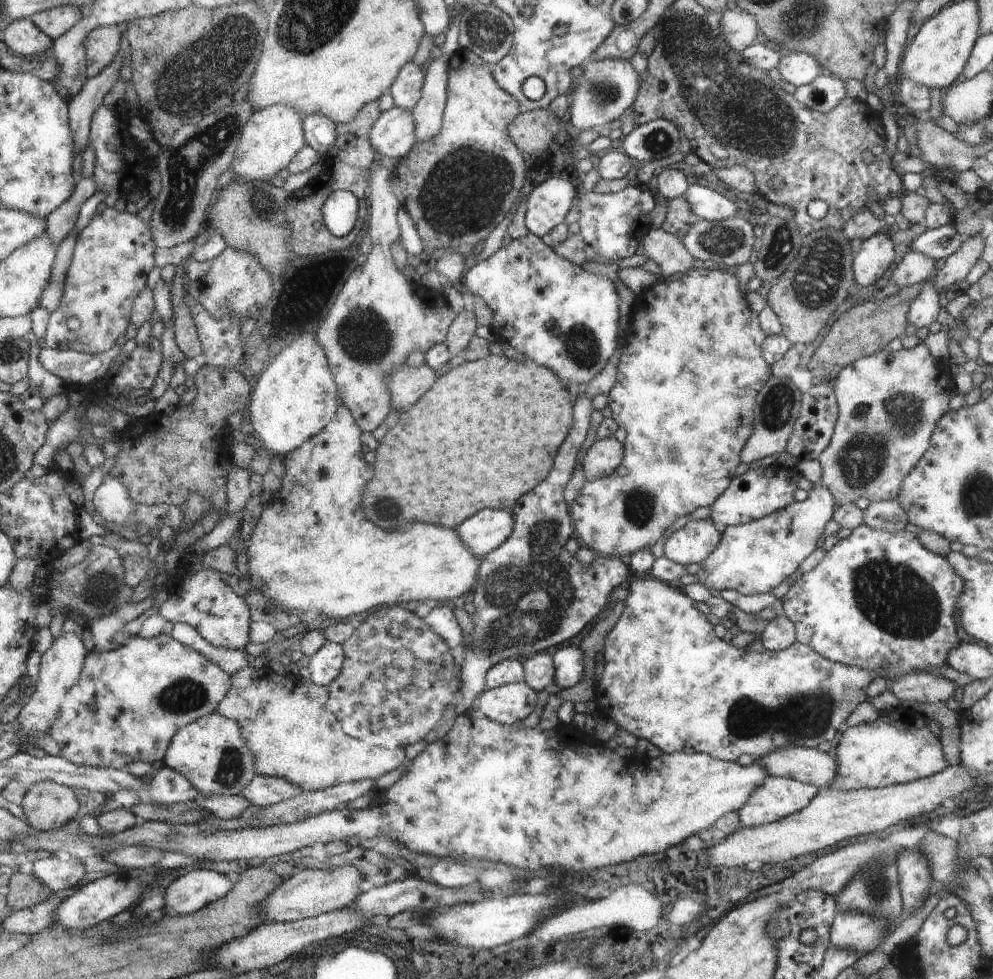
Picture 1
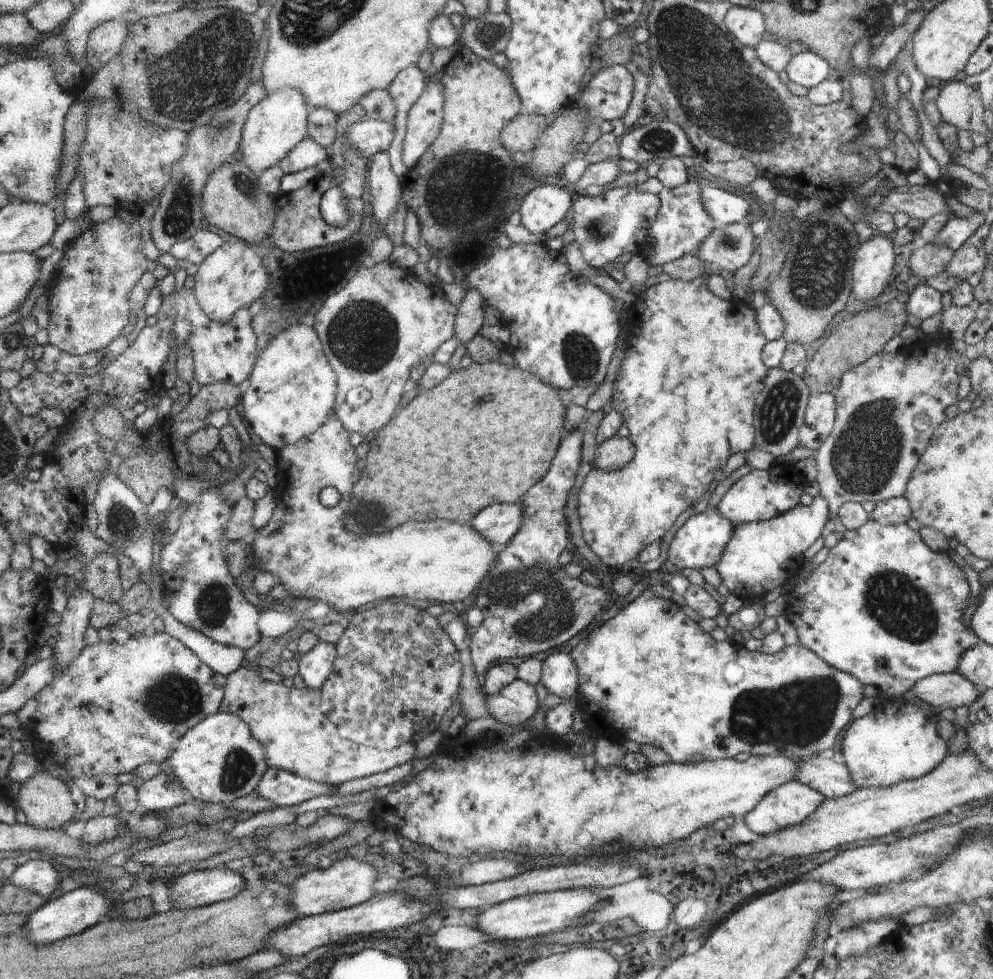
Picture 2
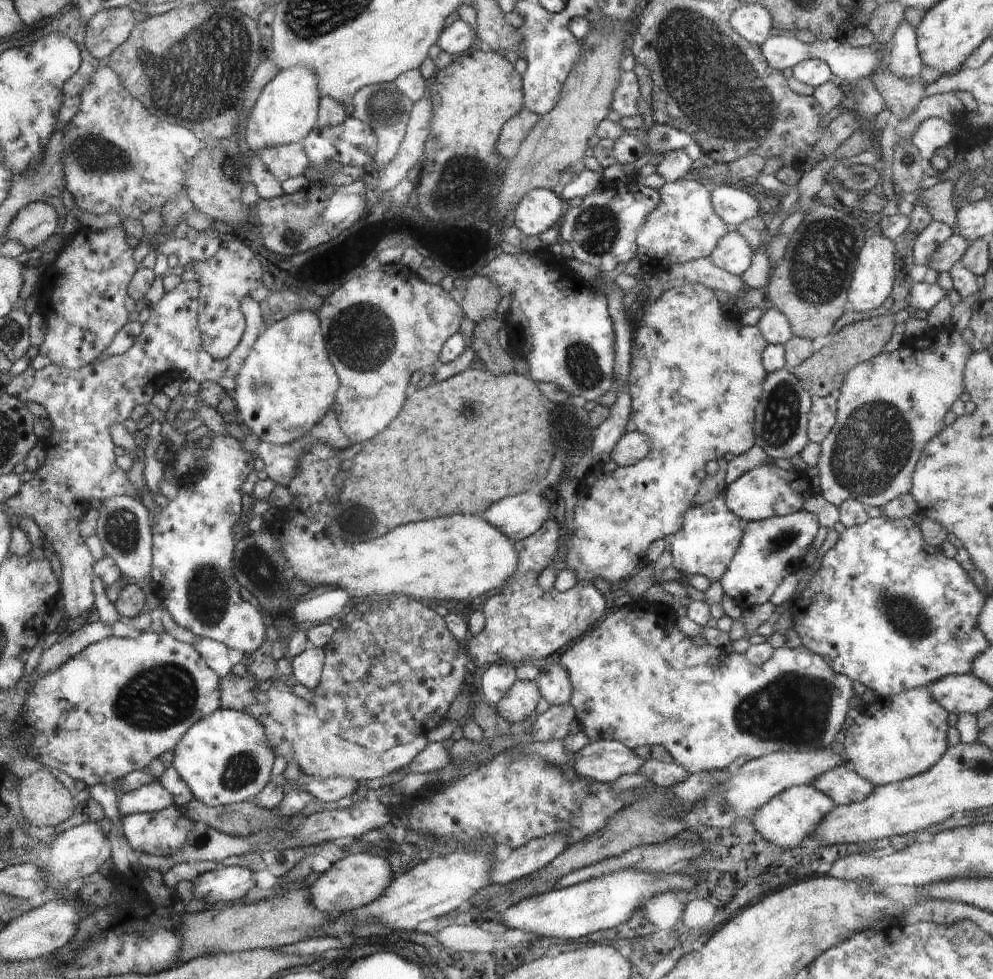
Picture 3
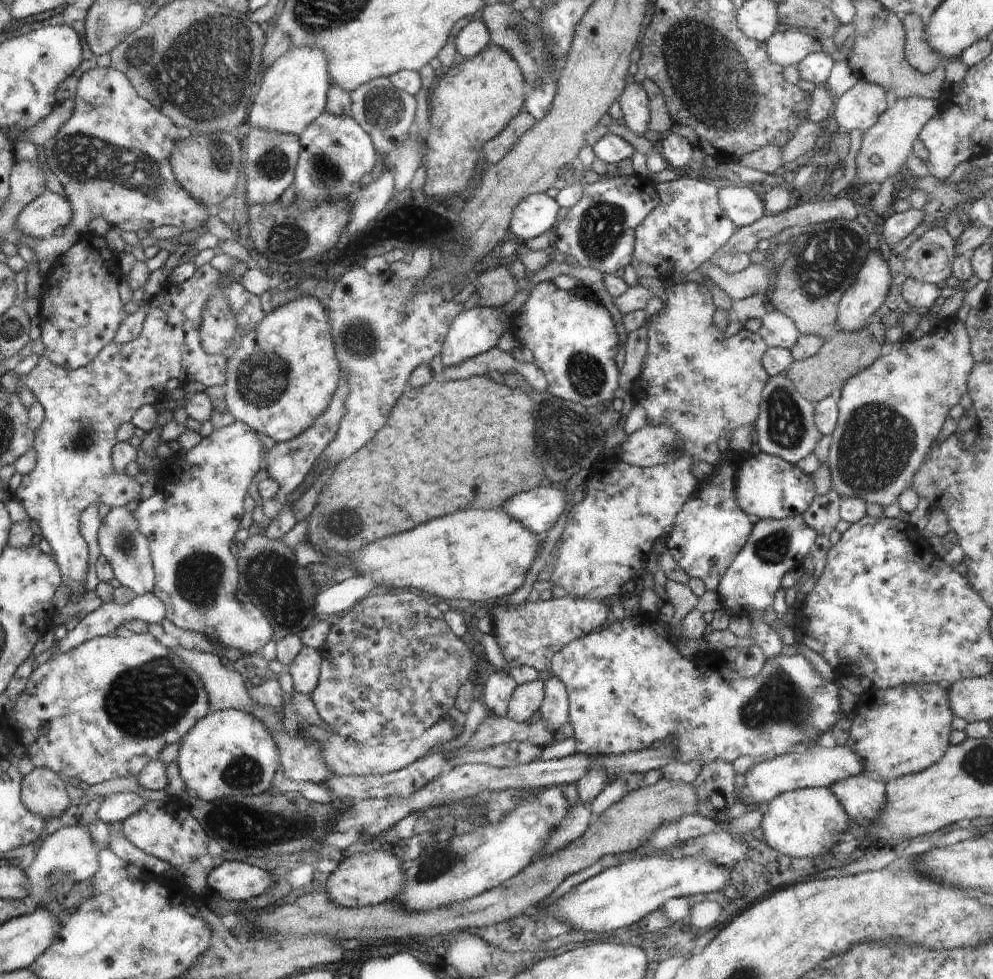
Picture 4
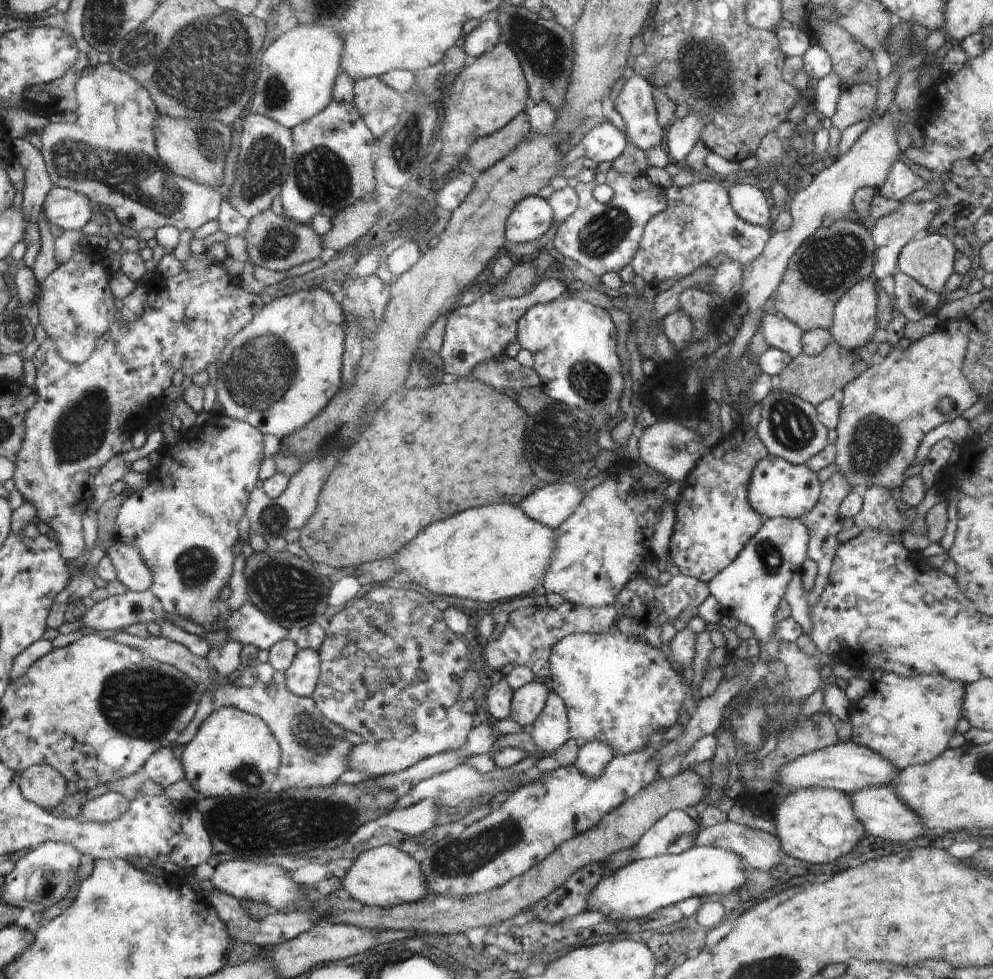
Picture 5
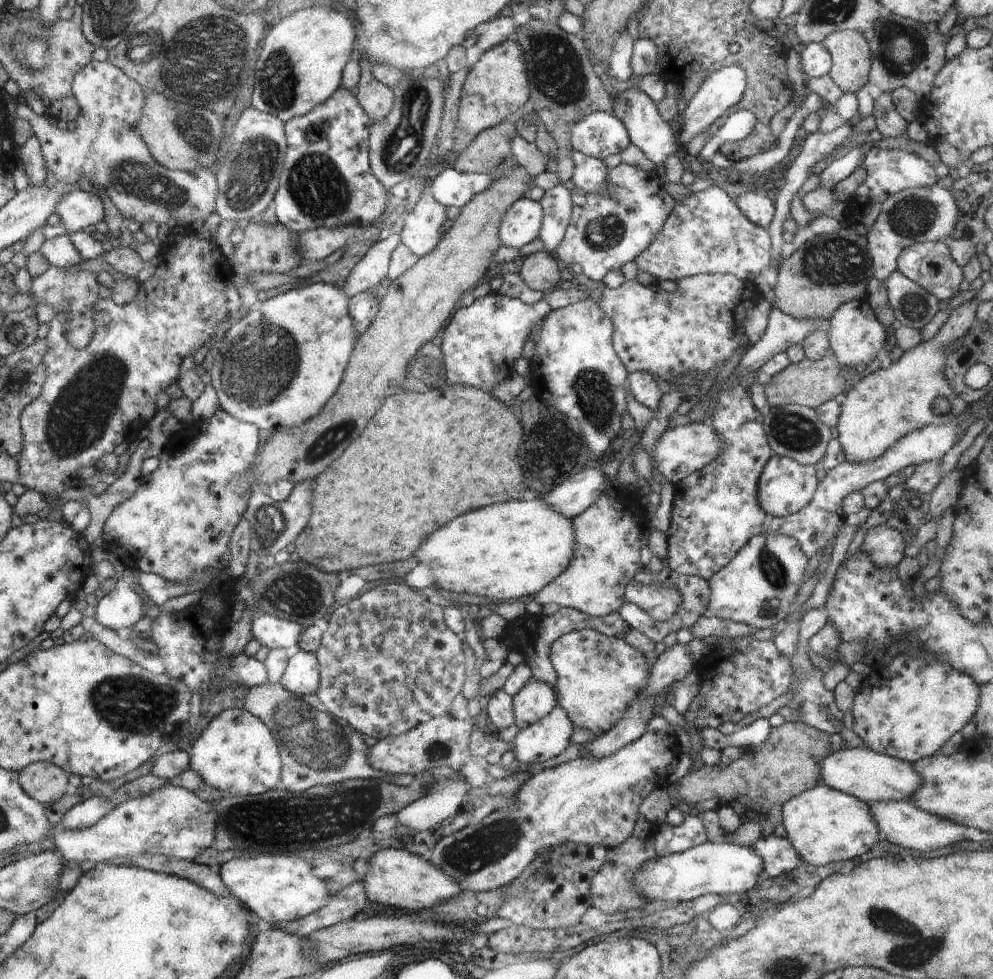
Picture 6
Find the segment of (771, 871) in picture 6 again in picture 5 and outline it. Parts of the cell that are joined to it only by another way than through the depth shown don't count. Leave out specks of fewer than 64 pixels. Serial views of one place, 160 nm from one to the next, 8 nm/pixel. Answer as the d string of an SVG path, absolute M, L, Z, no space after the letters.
M730 821L697 832L695 844L703 847L728 848L750 868L769 871L780 862L782 852L775 835Z

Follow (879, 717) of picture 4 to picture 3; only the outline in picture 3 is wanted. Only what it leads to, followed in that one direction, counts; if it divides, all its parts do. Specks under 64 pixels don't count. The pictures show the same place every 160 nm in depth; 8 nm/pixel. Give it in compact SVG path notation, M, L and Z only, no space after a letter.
M918 687L915 689L908 689L902 691L897 695L892 695L889 697L879 697L872 704L865 704L859 709L859 714L854 718L854 724L850 726L845 733L844 738L844 750L846 750L847 760L850 766L856 771L856 774L859 774L861 777L864 777L868 782L871 782L874 786L876 785L885 785L888 783L895 783L904 779L909 779L910 777L915 777L916 775L926 772L929 768L932 768L936 762L942 758L942 755L946 752L946 749L949 747L947 745L947 730L949 729L948 718L949 712L946 712L942 706L940 706L929 693L929 690L926 687Z

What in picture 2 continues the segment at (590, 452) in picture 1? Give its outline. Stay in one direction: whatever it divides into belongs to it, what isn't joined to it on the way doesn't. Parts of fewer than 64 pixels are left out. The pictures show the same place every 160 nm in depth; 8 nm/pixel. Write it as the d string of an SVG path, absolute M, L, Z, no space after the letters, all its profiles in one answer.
M613 436L598 445L593 466L616 471L627 466L635 456L635 444L629 438Z

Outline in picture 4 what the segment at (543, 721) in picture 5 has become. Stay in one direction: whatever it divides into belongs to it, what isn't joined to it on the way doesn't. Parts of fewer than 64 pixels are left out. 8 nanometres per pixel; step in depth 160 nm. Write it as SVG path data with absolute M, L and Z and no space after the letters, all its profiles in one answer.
M551 676L544 684L545 695L539 711L546 729L554 733L569 720L569 698L565 684L557 676Z

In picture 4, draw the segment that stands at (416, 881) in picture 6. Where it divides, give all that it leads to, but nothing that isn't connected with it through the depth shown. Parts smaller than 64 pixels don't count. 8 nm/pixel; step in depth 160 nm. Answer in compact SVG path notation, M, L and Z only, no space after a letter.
M374 844L369 851L363 854L356 853L338 865L337 870L330 873L325 882L325 892L336 905L354 908L394 901L406 886L406 872L402 872L400 860Z

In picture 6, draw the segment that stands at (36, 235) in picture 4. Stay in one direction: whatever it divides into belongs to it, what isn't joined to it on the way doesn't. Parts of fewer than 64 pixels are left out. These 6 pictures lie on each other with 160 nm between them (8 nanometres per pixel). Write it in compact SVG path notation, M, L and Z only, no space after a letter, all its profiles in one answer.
M78 187L58 202L56 212L68 233L84 231L105 218L102 199Z

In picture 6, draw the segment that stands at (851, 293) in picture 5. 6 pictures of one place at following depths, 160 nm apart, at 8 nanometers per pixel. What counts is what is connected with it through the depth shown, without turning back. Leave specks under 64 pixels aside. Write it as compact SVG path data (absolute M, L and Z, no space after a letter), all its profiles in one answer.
M865 297L841 304L841 307L835 310L832 318L827 321L826 331L831 346L830 350L837 358L837 362L845 367L868 365L887 341L887 330L883 324L880 324Z

